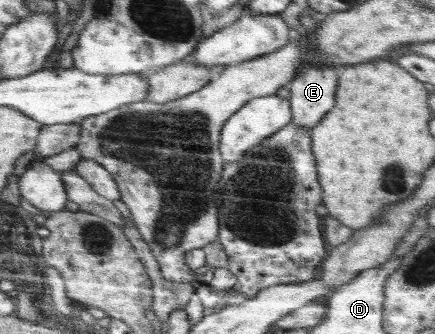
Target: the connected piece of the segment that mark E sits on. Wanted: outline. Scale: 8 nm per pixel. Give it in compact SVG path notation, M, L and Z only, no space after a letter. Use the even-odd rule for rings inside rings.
M329 65L301 69L289 82L289 104L296 127L310 130L335 106L338 70Z

